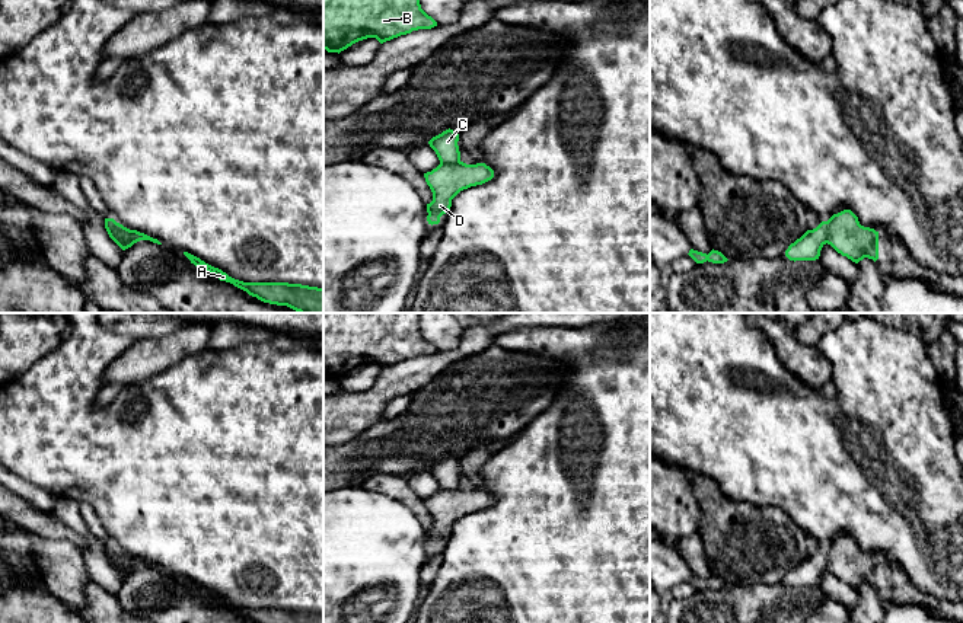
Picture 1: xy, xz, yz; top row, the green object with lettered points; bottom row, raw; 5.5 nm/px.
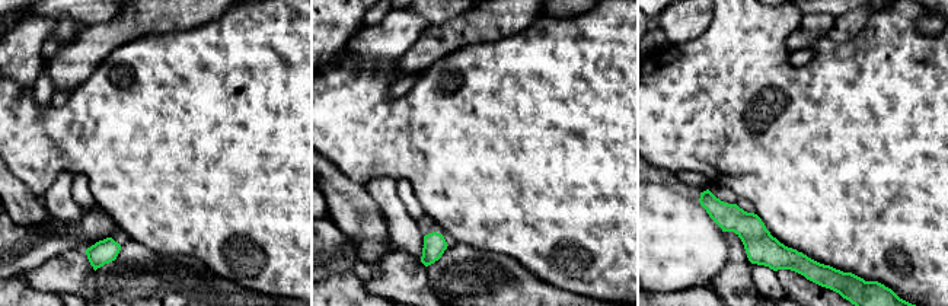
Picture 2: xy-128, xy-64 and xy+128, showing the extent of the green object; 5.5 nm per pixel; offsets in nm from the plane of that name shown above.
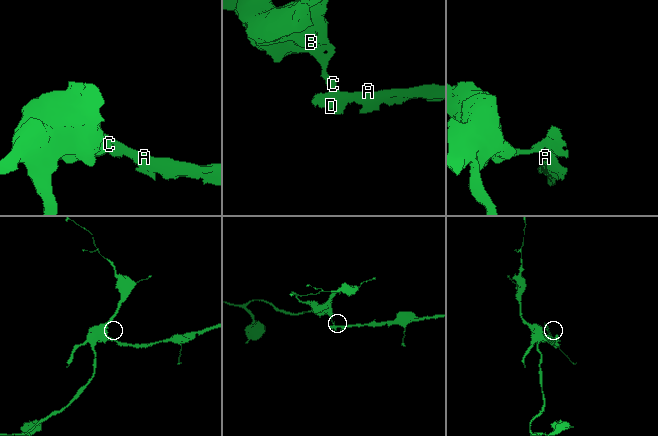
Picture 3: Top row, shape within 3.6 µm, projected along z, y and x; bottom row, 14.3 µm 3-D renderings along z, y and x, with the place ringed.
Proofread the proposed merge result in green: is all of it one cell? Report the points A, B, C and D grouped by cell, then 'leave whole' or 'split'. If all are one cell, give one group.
groups A D / B C; split

